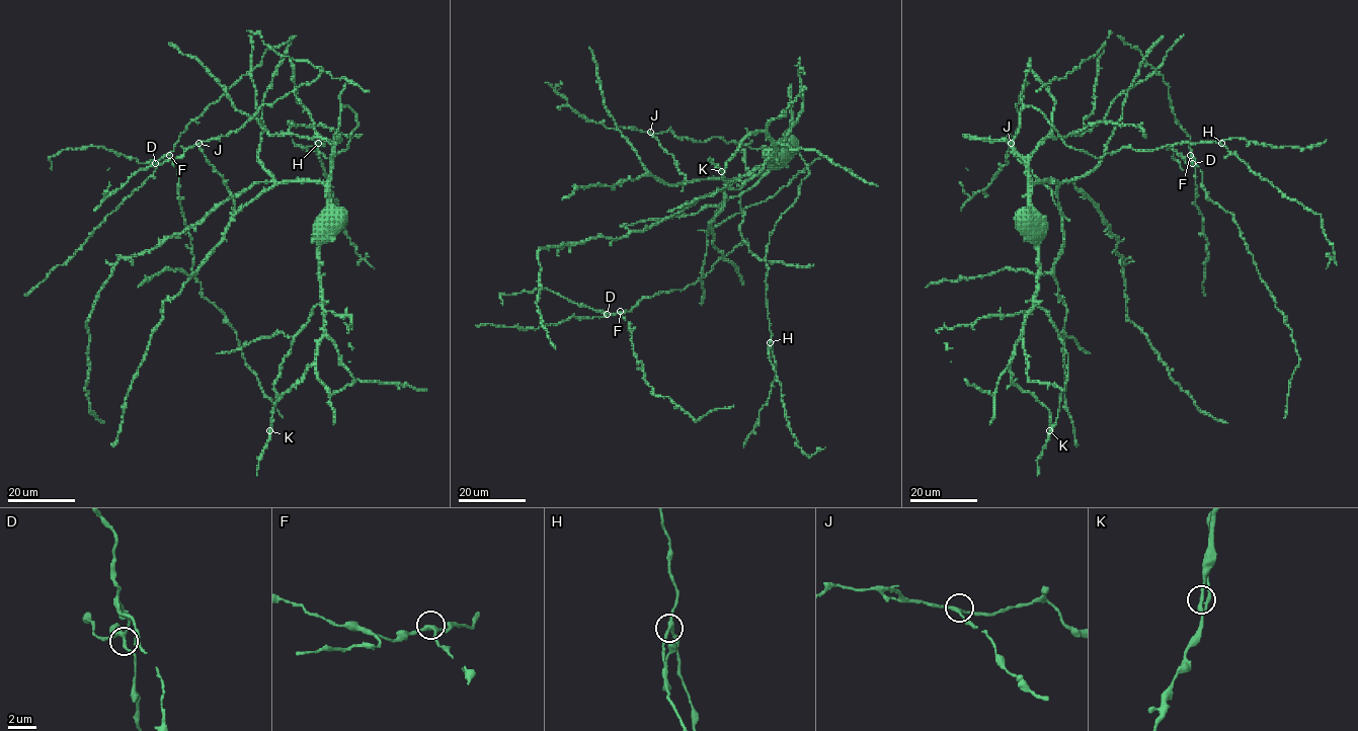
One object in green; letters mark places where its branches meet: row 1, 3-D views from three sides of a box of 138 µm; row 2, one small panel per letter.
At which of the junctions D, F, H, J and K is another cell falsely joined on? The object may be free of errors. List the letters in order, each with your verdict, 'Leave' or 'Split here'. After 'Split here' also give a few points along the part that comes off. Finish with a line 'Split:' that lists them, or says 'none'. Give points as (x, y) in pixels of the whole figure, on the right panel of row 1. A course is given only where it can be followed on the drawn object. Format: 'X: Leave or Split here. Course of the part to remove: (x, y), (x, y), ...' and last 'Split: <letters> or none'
D: Leave
F: Leave
H: Leave
J: Leave
K: Leave
Split: none

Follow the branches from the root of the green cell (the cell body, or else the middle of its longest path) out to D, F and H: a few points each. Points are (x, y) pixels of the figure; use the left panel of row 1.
D: (323, 225), (332, 147), (317, 137), (270, 135), (257, 118), (250, 73), (192, 119), (174, 149), (155, 163)
F: (323, 225), (332, 147), (317, 137), (270, 135), (257, 118), (250, 73), (190, 122), (169, 155)
H: (323, 225), (334, 137), (340, 108), (348, 105), (358, 124), (348, 147), (326, 158), (314, 150), (318, 143)

